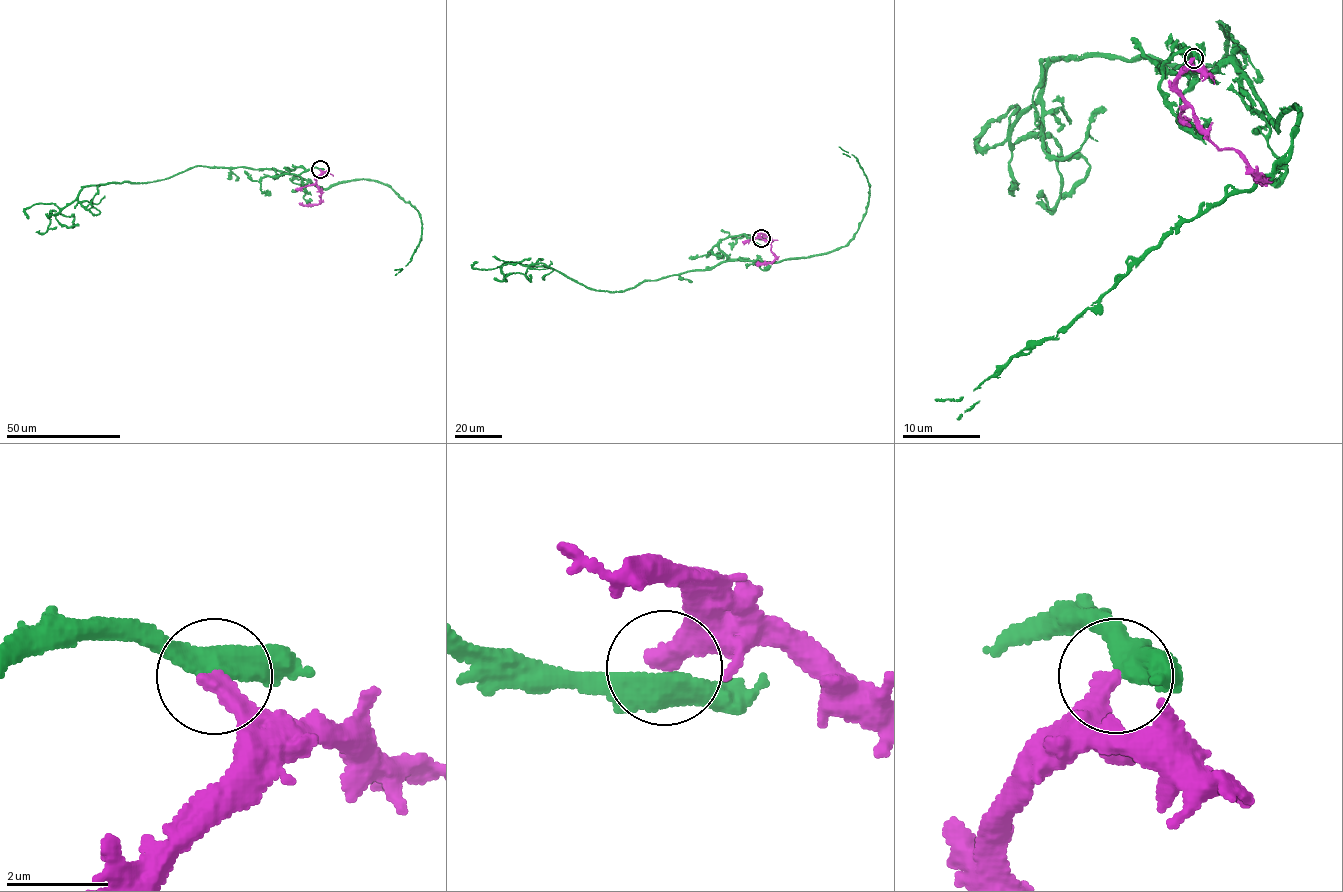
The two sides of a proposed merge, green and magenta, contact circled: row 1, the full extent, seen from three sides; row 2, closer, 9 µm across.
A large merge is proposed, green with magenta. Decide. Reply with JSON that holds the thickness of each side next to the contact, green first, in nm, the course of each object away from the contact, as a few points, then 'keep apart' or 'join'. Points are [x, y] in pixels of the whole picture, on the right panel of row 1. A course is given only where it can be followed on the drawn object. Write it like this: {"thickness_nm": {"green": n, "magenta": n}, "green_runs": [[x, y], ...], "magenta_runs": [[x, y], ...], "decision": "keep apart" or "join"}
{"thickness_nm": {"green": 460, "magenta": 380}, "green_runs": [[1194, 57], [1242, 48], [1219, 23], [1211, 67], [1054, 58], [1009, 140], [1087, 163], [1062, 200]], "magenta_runs": [[1194, 57], [1177, 81], [1183, 102], [1191, 109], [1199, 131], [1219, 149], [1232, 149], [1253, 172]], "decision": "keep apart"}

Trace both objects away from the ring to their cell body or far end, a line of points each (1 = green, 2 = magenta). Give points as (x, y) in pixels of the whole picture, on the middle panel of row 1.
1: (761, 238), (727, 236), (727, 259), (711, 268), (624, 290), (501, 266), (530, 275)
2: (761, 238), (761, 233), (762, 239), (771, 244), (775, 258), (755, 263)

